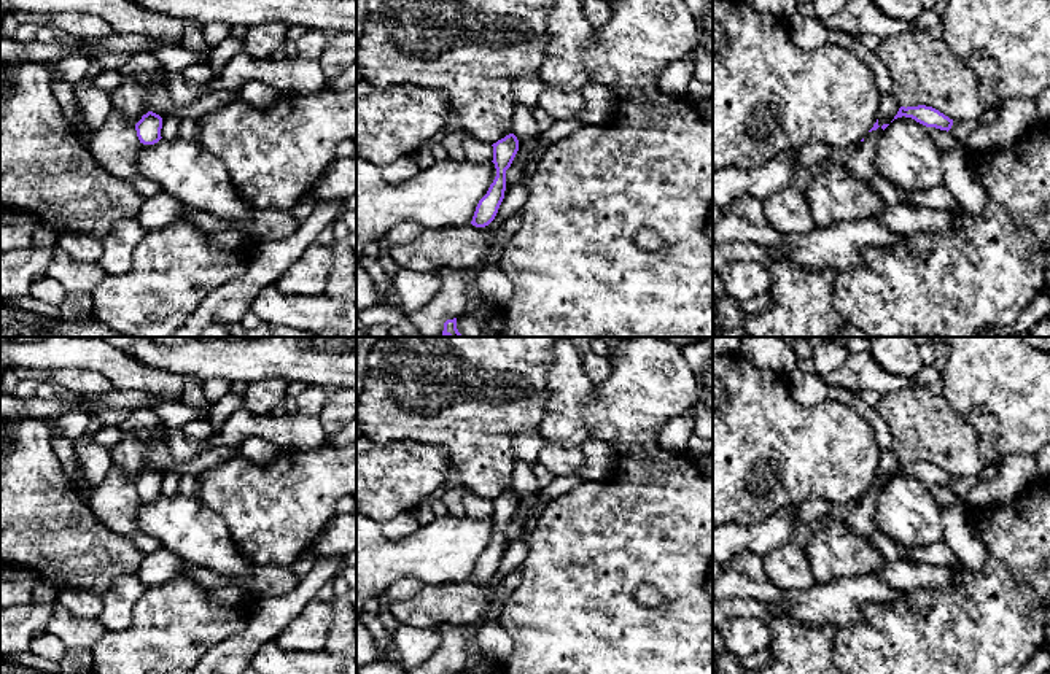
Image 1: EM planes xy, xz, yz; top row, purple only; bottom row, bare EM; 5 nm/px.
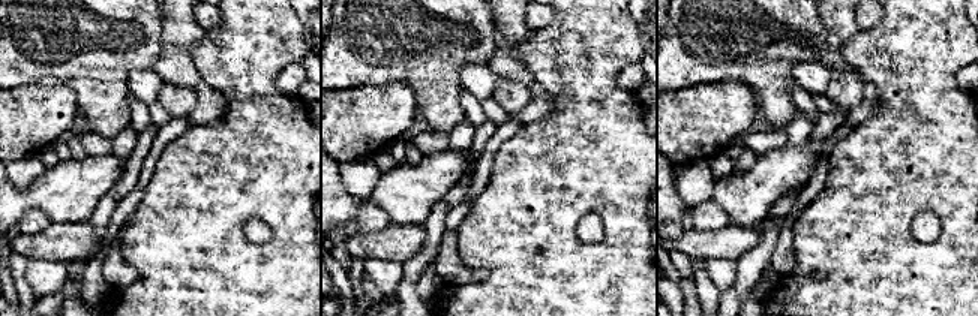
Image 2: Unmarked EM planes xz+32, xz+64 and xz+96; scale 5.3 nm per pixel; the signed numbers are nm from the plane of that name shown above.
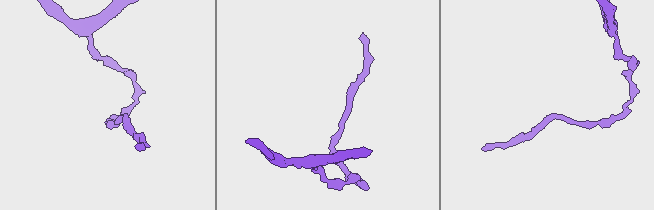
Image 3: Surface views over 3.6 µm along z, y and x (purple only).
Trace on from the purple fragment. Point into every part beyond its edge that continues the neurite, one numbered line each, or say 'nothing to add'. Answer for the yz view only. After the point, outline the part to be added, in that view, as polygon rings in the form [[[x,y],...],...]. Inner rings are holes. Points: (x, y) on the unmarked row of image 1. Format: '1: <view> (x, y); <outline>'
nothing to add

